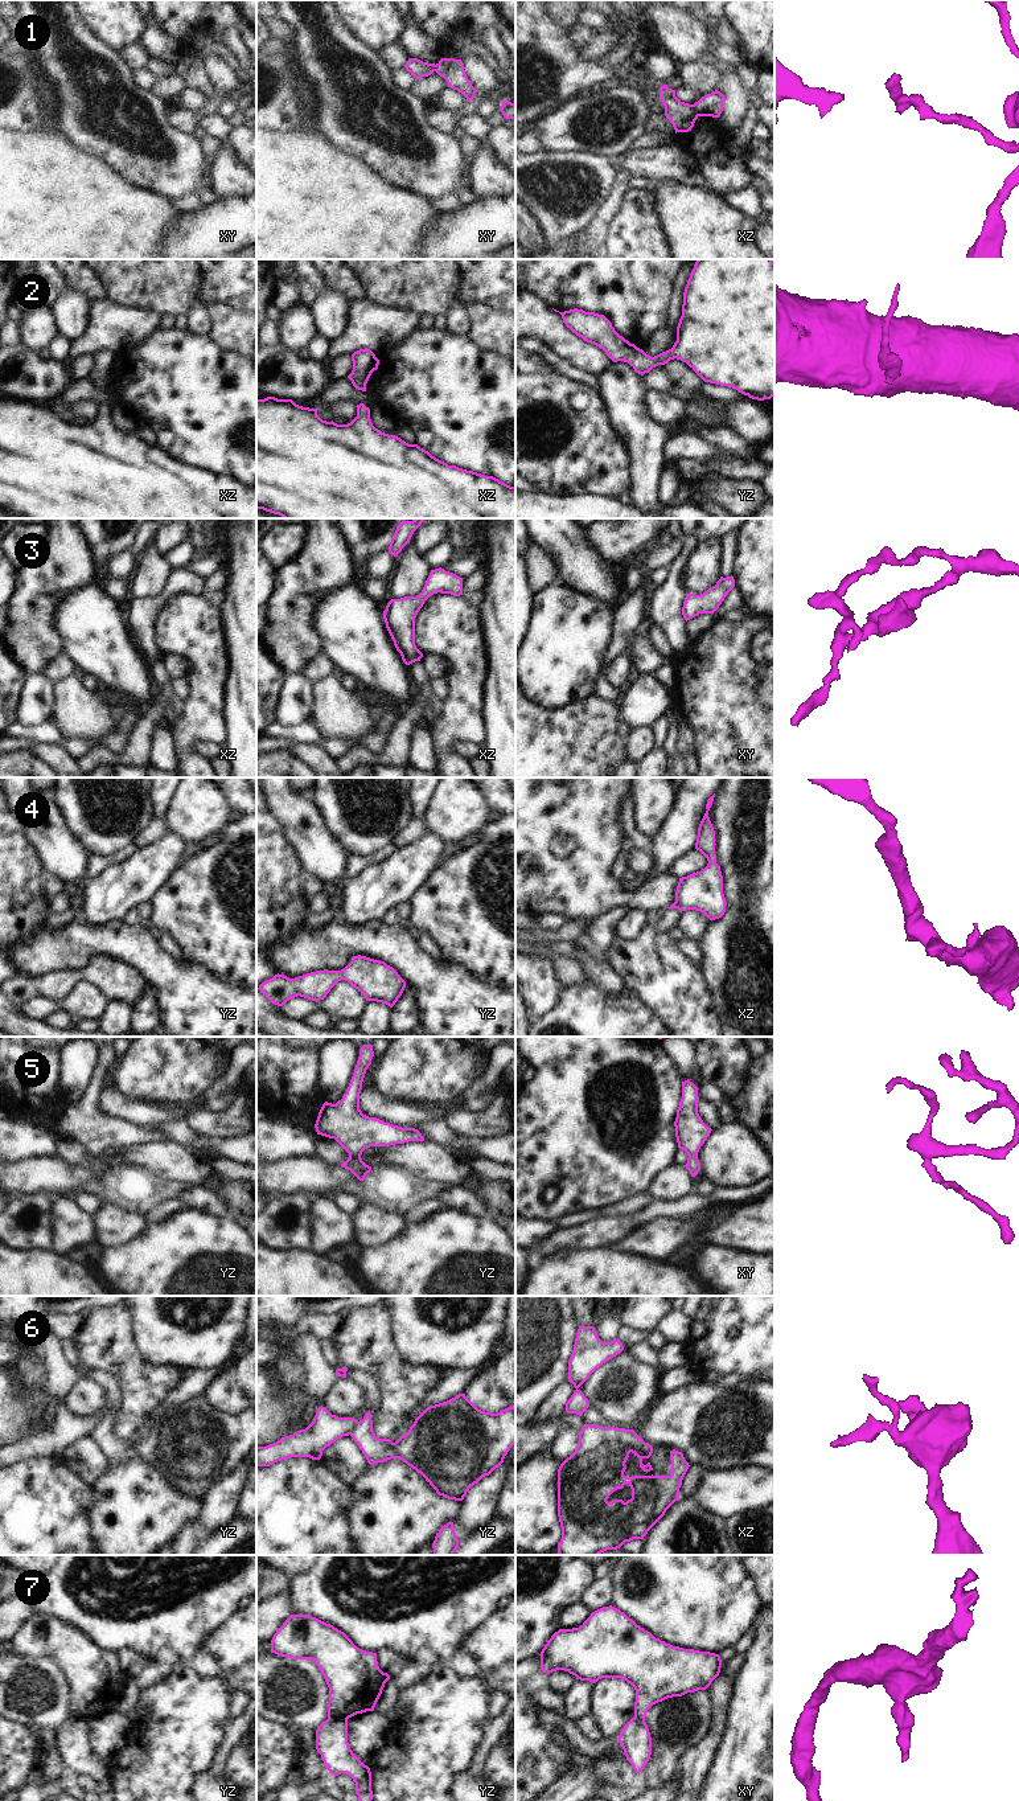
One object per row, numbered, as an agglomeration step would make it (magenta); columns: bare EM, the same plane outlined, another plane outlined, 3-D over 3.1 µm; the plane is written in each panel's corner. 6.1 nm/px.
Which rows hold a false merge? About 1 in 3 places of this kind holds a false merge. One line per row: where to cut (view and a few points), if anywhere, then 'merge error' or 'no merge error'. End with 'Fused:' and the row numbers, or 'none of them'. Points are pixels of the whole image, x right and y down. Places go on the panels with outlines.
1: xz (693, 105), (699, 115) | merge error
2: no cut | no merge error
3: no cut | no merge error
4: no cut | no merge error
5: no cut | no merge error
6: yz (357, 1422), (349, 1434) | merge error
7: yz (328, 1718), (346, 1720) | merge error
Fused: 1, 6, 7

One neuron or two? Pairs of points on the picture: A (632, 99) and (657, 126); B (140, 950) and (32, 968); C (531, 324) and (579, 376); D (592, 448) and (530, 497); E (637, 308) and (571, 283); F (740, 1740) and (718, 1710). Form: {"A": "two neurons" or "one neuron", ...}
{"A": "two neurons", "B": "one neuron", "C": "two neurons", "D": "two neurons", "E": "one neuron", "F": "two neurons"}

